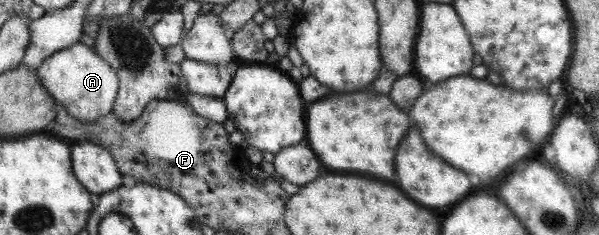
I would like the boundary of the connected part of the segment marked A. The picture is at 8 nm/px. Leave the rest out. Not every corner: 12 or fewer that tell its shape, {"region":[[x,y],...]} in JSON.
{"region":[[80,42],[35,71],[78,121],[111,112],[115,70]]}

